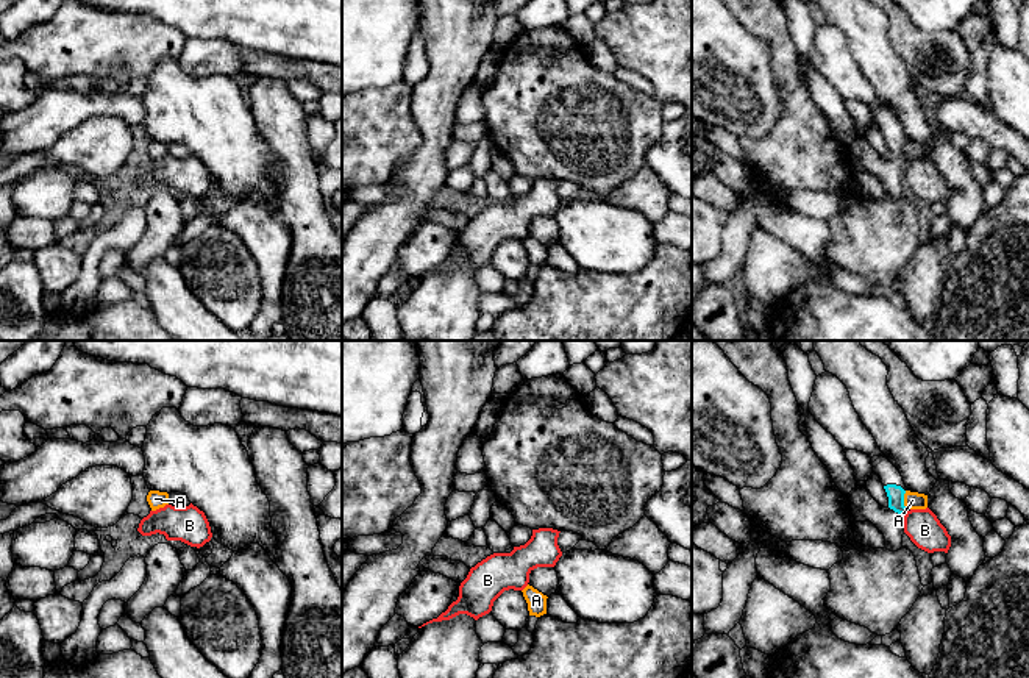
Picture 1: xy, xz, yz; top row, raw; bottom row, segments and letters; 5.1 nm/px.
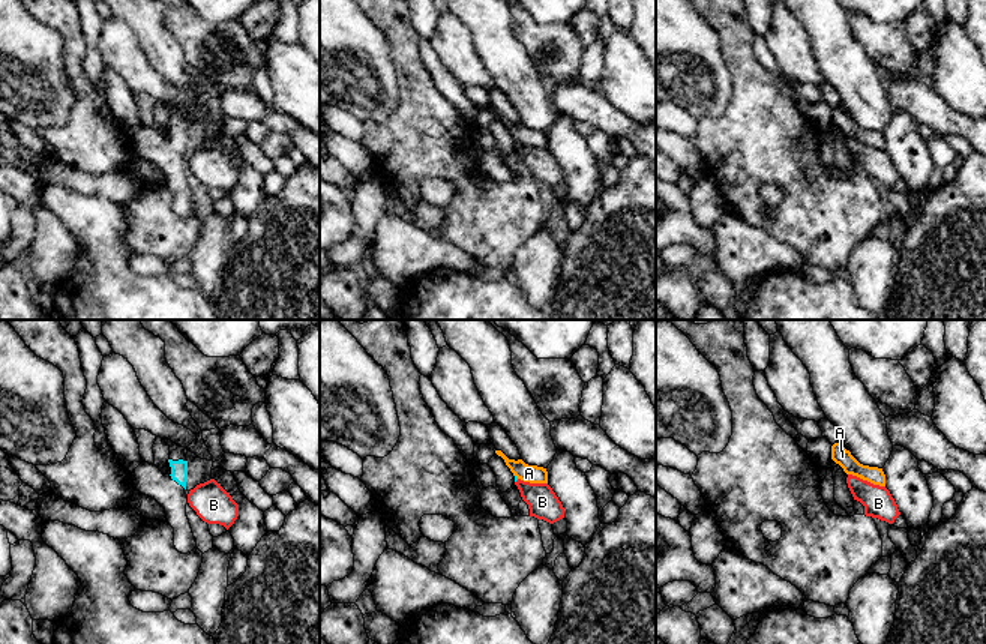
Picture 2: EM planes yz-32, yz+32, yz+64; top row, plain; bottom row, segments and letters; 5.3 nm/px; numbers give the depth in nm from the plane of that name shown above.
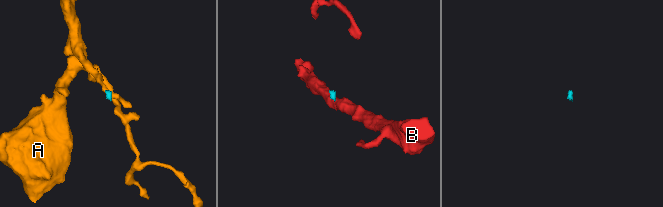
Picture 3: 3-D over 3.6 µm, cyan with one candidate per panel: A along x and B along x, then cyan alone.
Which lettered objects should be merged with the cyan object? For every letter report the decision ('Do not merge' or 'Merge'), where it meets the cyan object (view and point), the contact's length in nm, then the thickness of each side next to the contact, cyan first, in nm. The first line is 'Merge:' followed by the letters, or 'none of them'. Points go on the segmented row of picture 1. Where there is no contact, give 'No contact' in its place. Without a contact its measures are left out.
Merge: none of them
A: Do not merge. Touches cyan at yz (903, 500). Shared border 100 nm. Thickness 90 nm (cyan) against 90 nm
B: Do not merge. Touches cyan at yz (904, 514). Shared border 40 nm. Thickness 90 nm (cyan) against 180 nm

